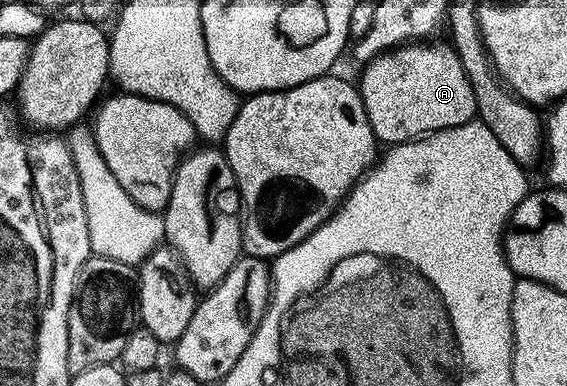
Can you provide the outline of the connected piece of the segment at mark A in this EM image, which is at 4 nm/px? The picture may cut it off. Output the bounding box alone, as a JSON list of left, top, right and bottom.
[358,43,477,145]

